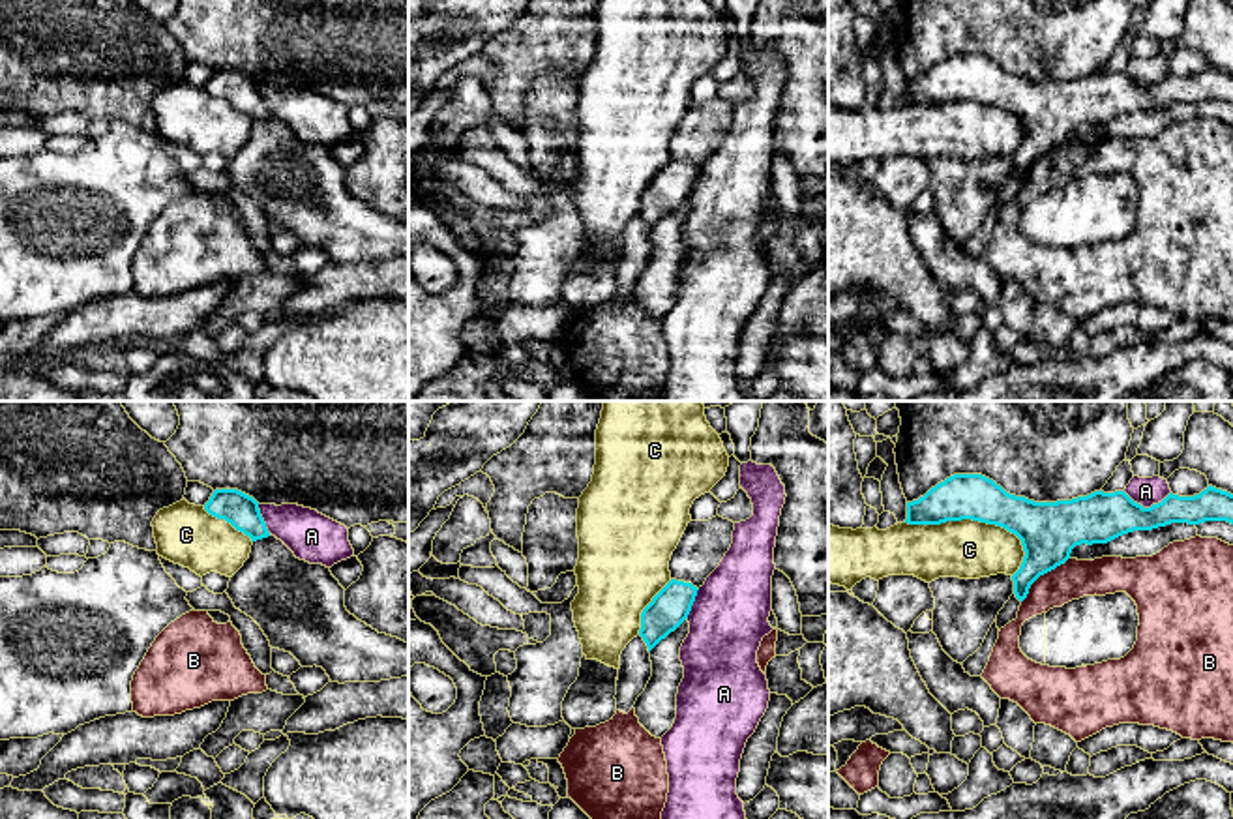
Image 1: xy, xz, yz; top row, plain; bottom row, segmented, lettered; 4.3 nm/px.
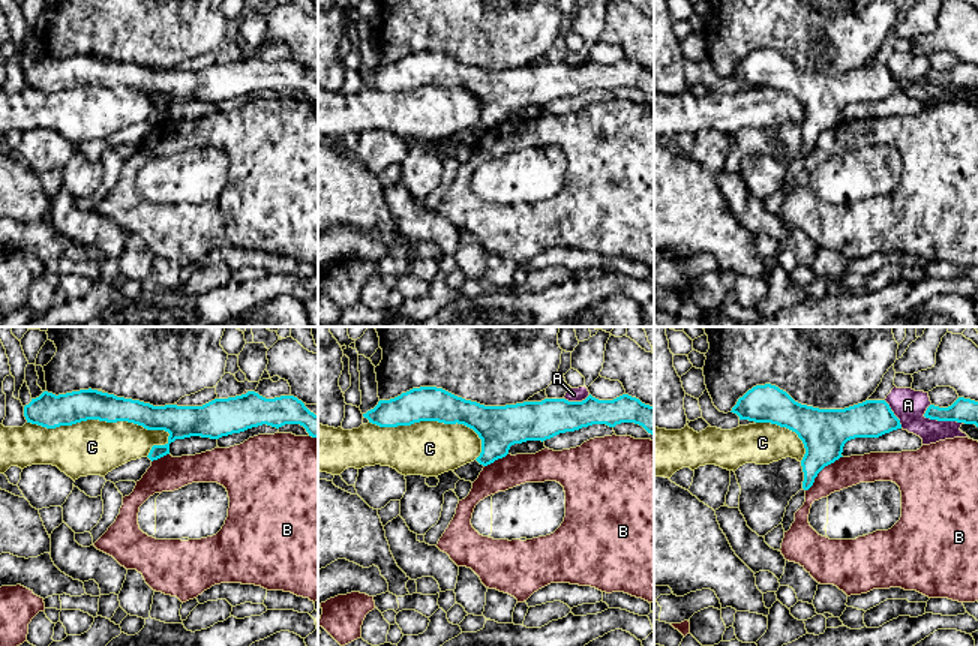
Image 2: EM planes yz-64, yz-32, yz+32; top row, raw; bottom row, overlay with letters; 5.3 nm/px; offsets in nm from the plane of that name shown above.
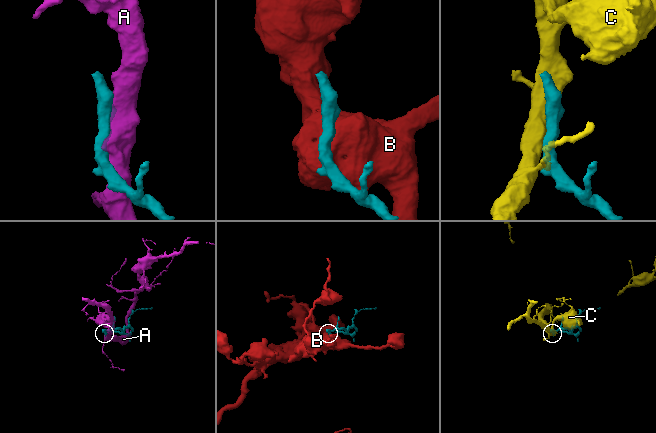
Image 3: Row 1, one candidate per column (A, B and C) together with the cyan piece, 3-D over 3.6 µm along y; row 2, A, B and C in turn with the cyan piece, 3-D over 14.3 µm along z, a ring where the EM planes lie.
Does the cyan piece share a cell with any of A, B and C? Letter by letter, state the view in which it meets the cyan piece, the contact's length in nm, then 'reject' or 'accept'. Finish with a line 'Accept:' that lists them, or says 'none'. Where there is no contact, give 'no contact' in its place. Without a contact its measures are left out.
A: contact in yz; length 200 nm; reject
B: contact in yz; length 280 nm; reject
C: contact in yz; length 550 nm; reject
Accept: none

